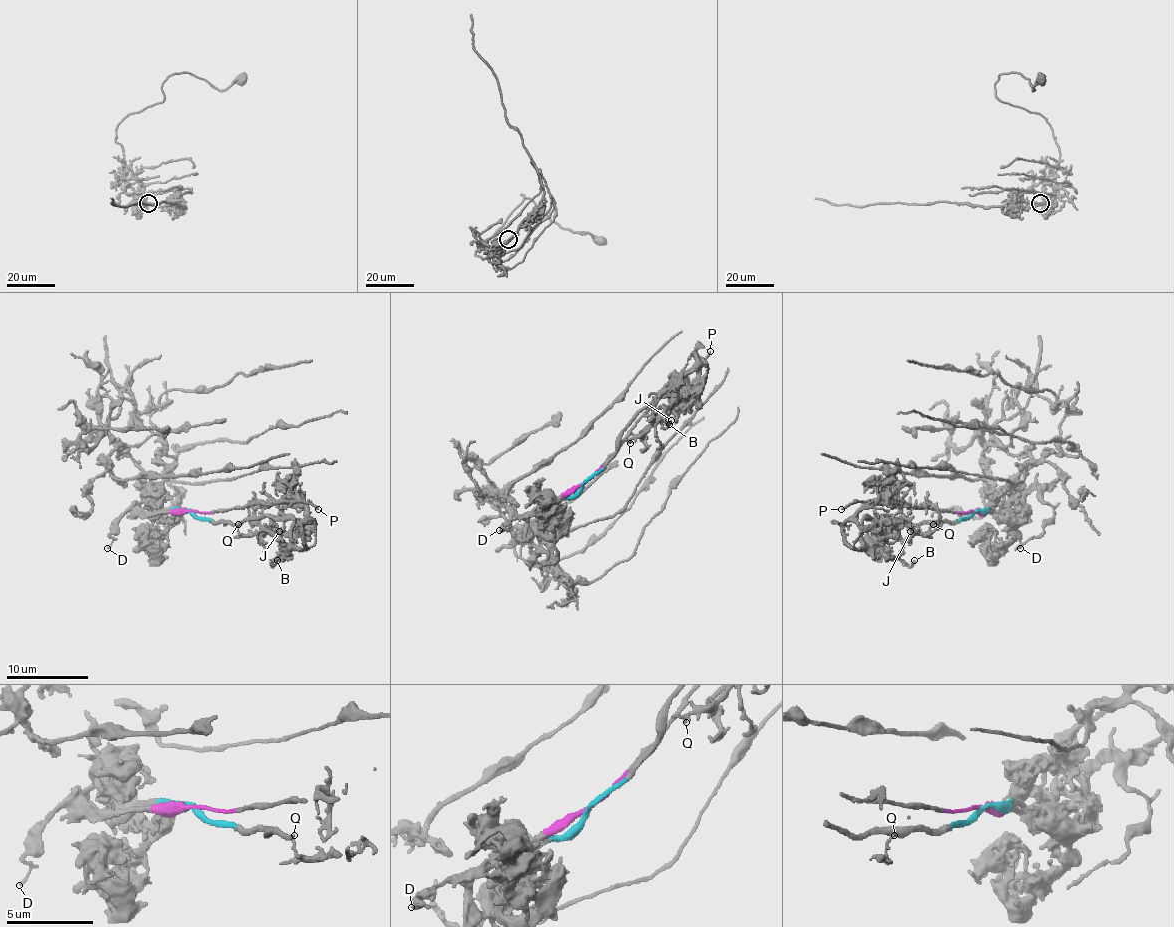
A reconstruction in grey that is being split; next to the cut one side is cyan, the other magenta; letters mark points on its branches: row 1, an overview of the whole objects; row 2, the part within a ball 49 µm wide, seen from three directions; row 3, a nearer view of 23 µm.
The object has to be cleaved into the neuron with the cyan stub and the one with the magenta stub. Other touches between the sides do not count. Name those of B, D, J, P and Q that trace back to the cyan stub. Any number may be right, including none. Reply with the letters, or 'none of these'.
B, J, Q

